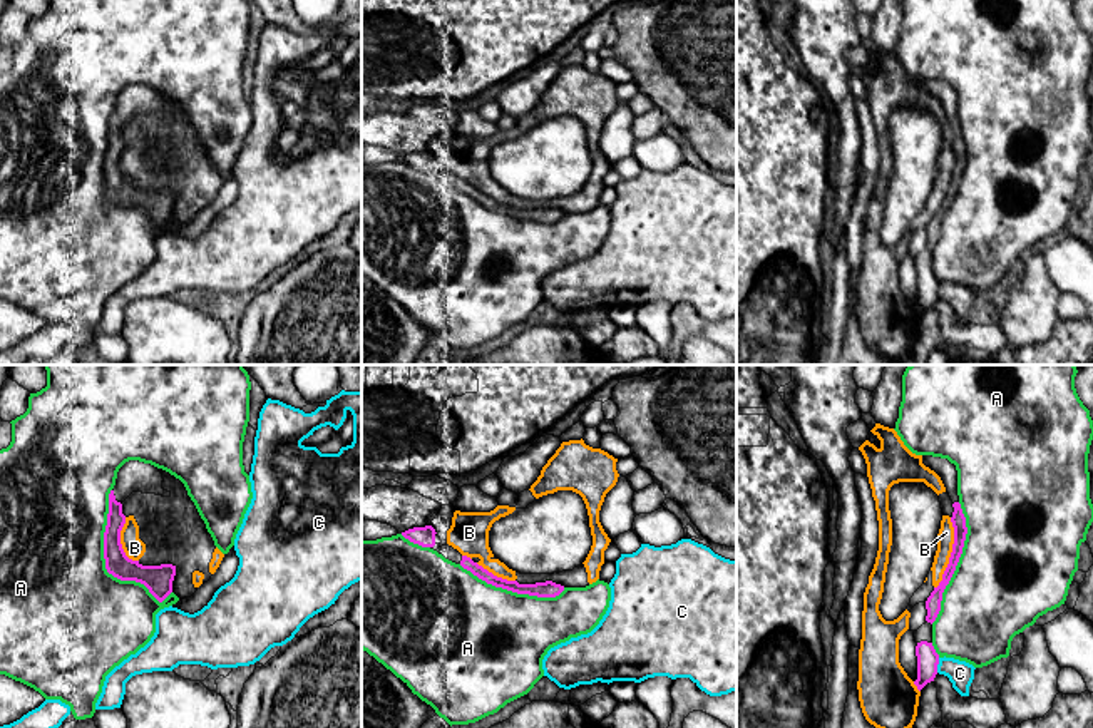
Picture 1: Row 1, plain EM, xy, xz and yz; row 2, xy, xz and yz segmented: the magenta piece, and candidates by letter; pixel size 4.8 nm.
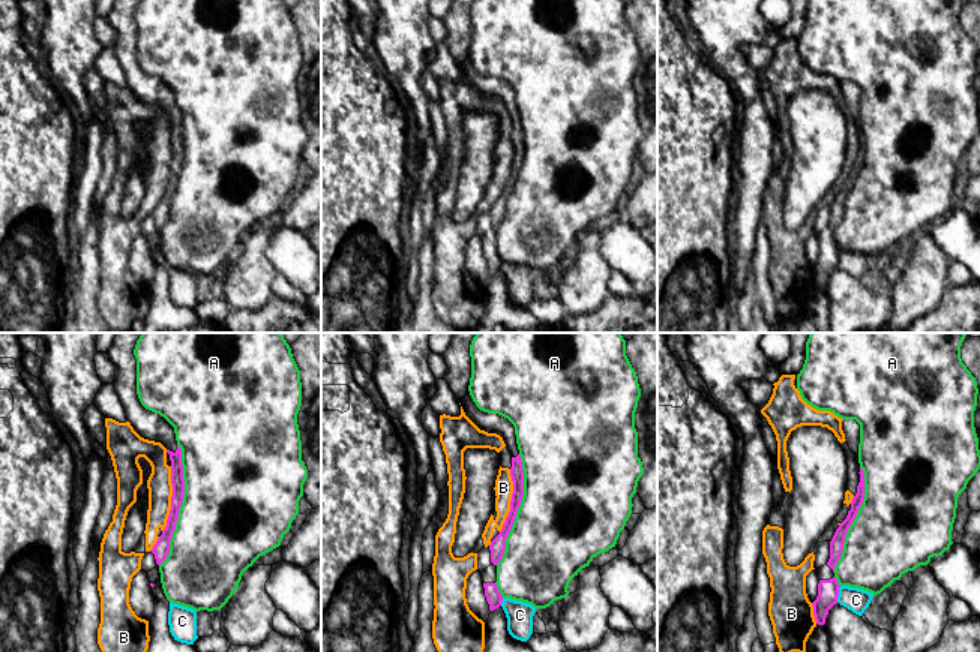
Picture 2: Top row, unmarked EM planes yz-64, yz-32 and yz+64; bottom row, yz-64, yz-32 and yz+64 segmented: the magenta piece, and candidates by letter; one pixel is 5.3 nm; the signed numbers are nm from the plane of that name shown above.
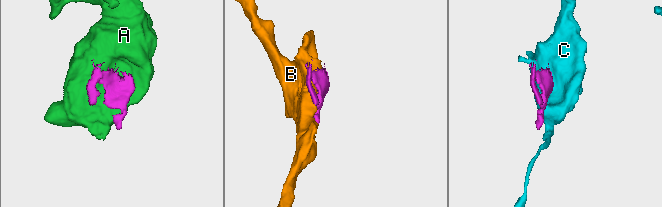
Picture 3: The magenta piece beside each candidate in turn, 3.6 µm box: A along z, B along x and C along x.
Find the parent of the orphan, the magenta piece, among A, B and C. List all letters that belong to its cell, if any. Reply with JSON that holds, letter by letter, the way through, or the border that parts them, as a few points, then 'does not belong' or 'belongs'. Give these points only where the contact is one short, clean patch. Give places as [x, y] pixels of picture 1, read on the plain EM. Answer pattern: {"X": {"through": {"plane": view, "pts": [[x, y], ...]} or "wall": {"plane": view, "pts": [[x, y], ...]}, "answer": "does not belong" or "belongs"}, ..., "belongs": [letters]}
{"A": {"answer": "does not belong"}, "B": {"answer": "does not belong"}, "C": {"wall": {"plane": "yz", "pts": [[939, 283], [936, 297]]}, "answer": "does not belong"}, "belongs": []}

